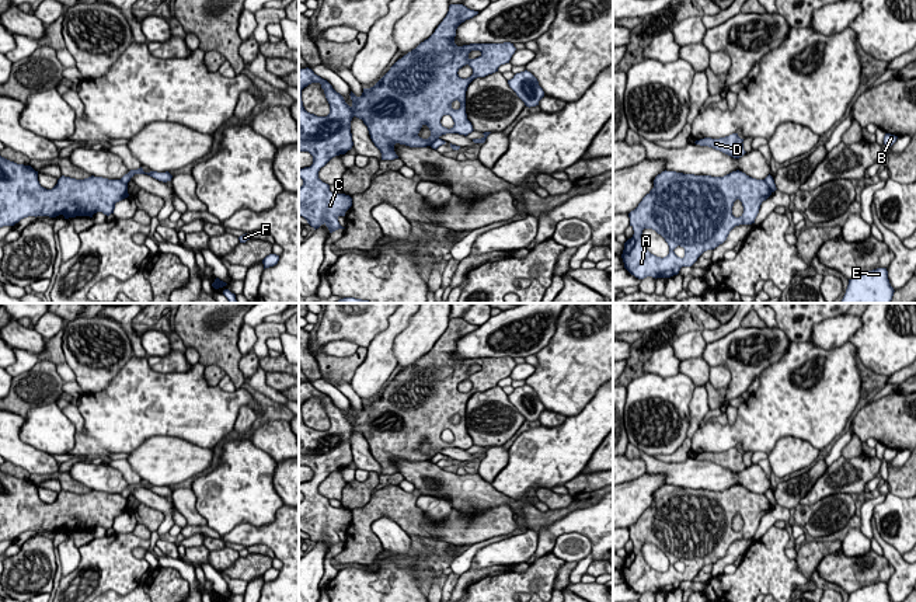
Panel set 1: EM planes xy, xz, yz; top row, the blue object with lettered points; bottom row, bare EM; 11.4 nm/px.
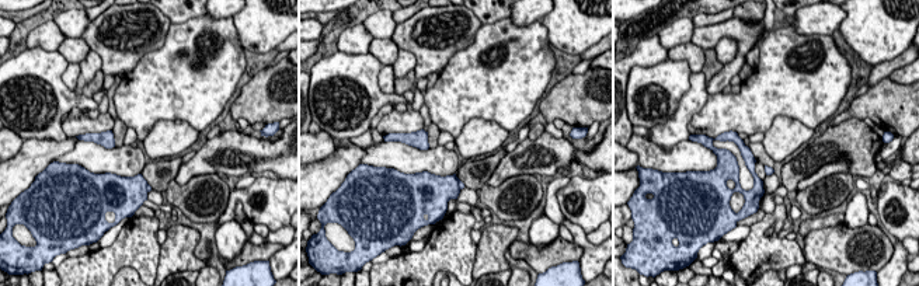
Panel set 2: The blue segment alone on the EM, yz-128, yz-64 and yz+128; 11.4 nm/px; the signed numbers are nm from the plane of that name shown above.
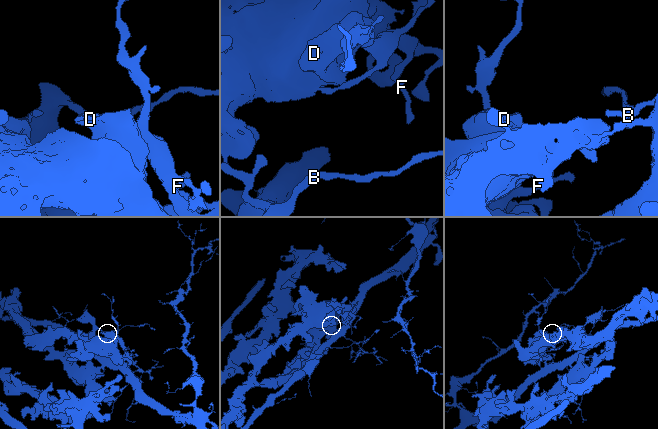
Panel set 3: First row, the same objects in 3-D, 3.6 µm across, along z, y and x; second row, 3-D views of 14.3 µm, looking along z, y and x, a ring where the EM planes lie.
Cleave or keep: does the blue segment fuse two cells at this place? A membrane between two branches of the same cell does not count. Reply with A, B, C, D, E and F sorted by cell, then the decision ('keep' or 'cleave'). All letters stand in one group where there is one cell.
A C D / B E F; cleave

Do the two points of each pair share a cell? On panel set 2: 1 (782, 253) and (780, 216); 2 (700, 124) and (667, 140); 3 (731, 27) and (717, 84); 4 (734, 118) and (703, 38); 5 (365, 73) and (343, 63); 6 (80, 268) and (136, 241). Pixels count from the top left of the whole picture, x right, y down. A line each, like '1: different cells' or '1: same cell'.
1: same cell
2: different cells
3: same cell
4: different cells
5: same cell
6: same cell

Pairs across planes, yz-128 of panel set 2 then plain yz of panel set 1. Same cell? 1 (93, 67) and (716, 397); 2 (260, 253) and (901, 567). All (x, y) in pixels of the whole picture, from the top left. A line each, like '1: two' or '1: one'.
1: two
2: two

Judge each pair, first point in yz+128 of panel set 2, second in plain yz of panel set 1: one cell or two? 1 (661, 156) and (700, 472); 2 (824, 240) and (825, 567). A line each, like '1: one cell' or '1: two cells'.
1: one cell
2: one cell

